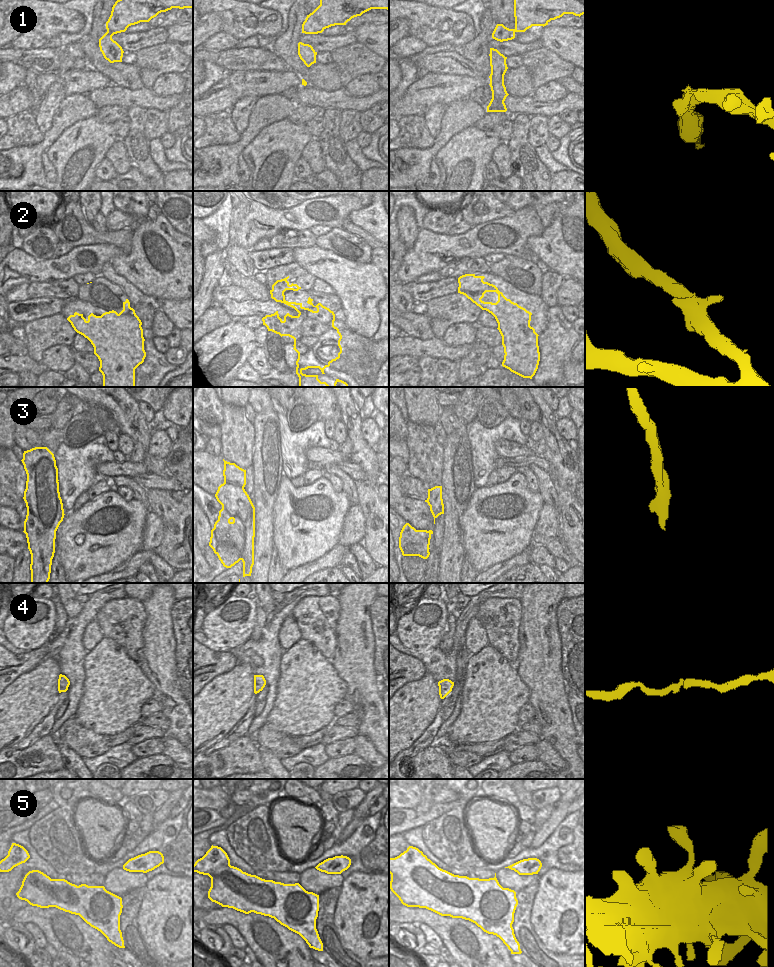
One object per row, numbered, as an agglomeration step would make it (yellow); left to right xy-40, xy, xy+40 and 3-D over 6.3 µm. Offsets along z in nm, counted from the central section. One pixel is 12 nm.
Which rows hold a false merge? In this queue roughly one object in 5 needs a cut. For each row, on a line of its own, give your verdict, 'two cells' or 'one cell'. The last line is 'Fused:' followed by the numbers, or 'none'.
1: two cells
2: one cell
3: two cells
4: one cell
5: one cell
Fused: 1, 3

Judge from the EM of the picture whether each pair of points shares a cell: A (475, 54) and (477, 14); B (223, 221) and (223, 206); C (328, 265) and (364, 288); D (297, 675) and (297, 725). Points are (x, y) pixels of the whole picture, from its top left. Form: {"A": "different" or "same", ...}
{"A": "different", "B": "different", "C": "same", "D": "same"}

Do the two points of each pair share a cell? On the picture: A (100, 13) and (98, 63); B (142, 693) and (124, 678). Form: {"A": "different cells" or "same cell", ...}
{"A": "same cell", "B": "same cell"}

